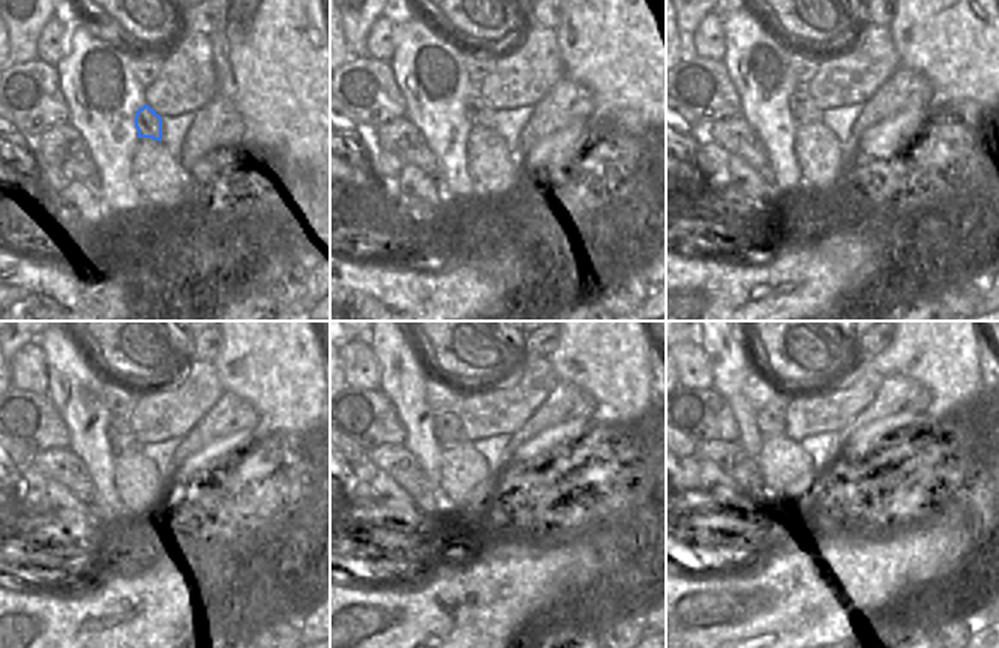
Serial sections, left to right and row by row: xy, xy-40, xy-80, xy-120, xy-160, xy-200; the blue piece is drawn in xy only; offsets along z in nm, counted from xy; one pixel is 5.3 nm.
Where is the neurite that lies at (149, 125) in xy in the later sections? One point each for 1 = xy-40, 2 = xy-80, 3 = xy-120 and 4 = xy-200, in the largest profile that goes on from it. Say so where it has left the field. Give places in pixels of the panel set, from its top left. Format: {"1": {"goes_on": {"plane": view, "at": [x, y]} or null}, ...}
{"1": {"goes_on": {"plane": "xy-40", "at": [479, 113]}}, "2": {"goes_on": {"plane": "xy-80", "at": [804, 110]}}, "3": {"goes_on": {"plane": "xy-120", "at": [120, 434]}}, "4": {"goes_on": {"plane": "xy-200", "at": [771, 419]}}}

